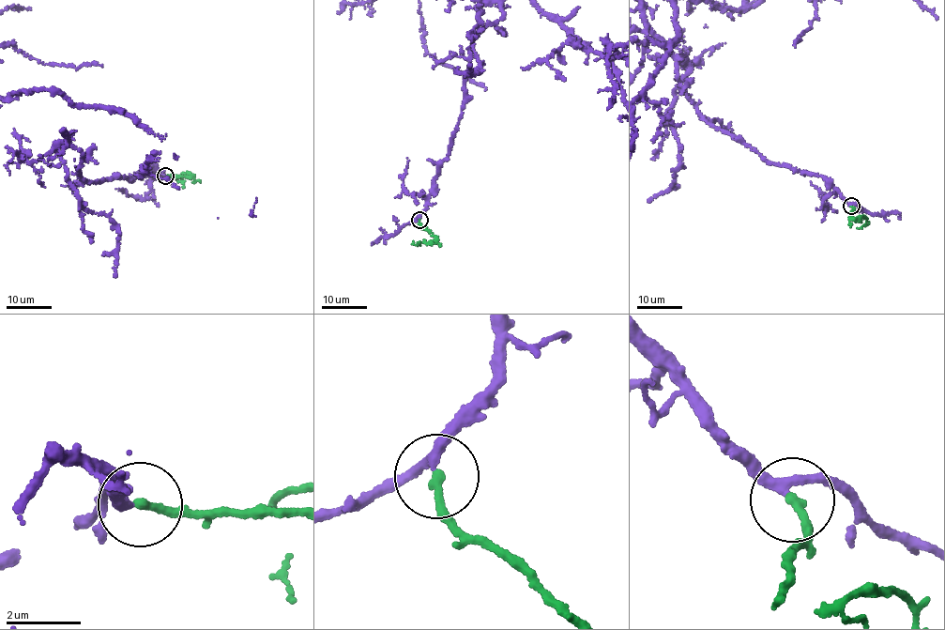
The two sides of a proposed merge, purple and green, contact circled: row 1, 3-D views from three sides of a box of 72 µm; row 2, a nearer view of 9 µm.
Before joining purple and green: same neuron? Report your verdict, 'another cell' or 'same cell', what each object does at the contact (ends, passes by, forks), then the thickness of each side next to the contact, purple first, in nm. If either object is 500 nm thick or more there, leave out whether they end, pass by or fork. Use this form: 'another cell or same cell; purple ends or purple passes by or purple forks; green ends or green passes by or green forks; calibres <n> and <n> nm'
same cell; purple passes by; green ends; calibres 240 and 260 nm

